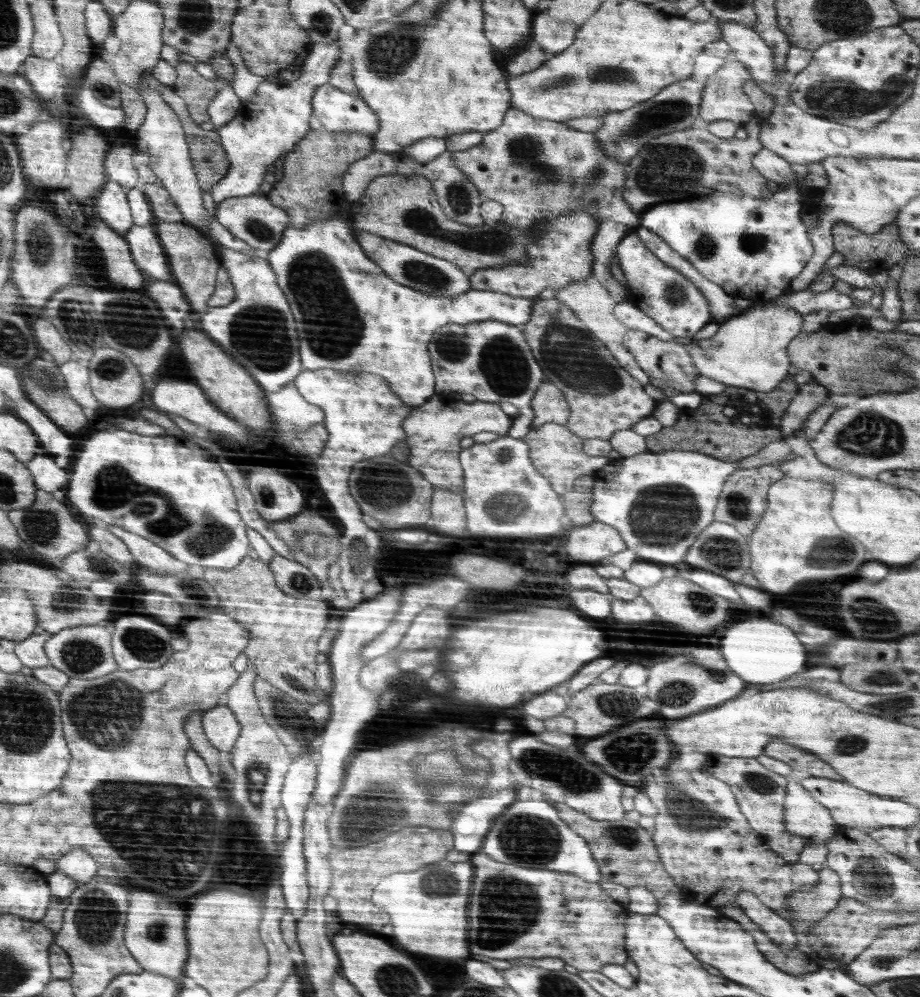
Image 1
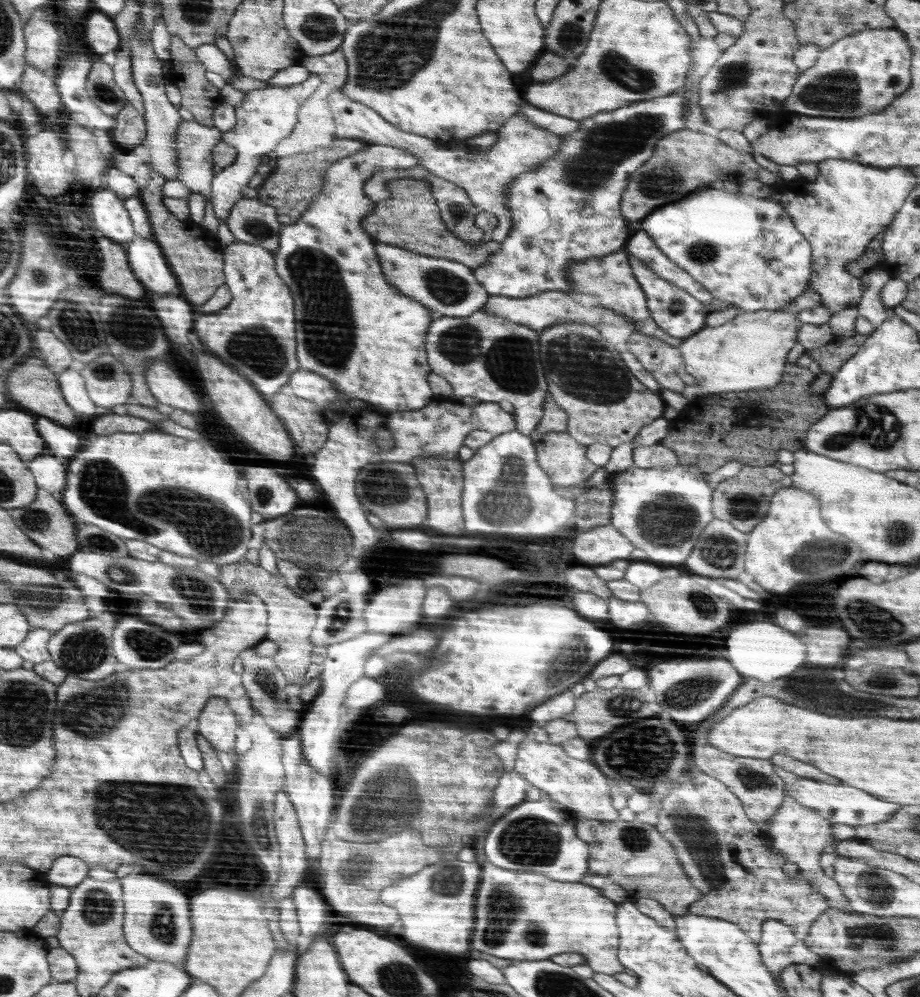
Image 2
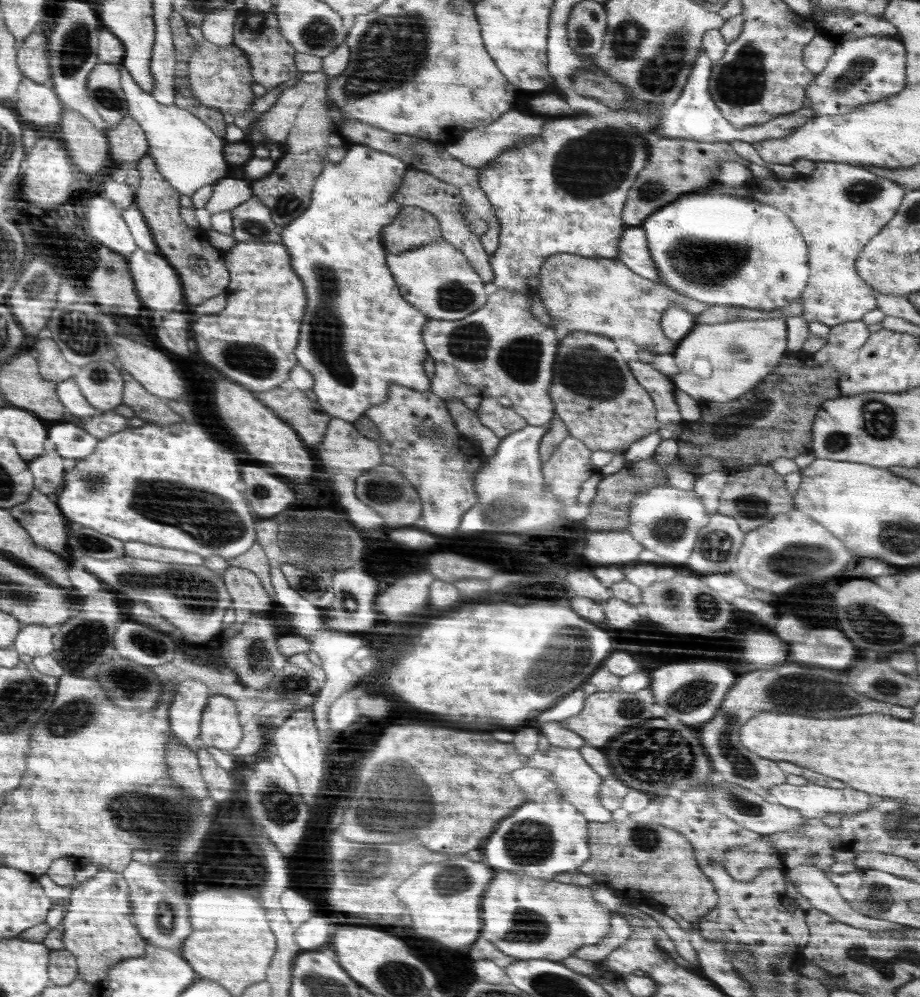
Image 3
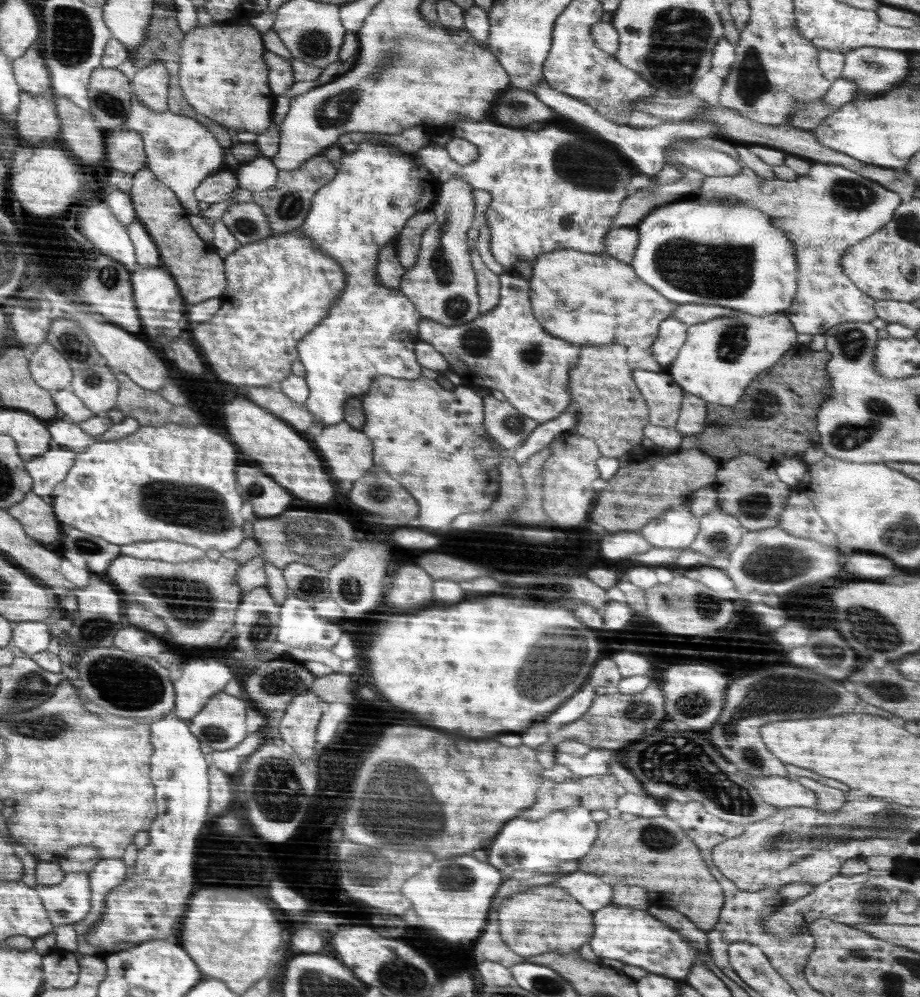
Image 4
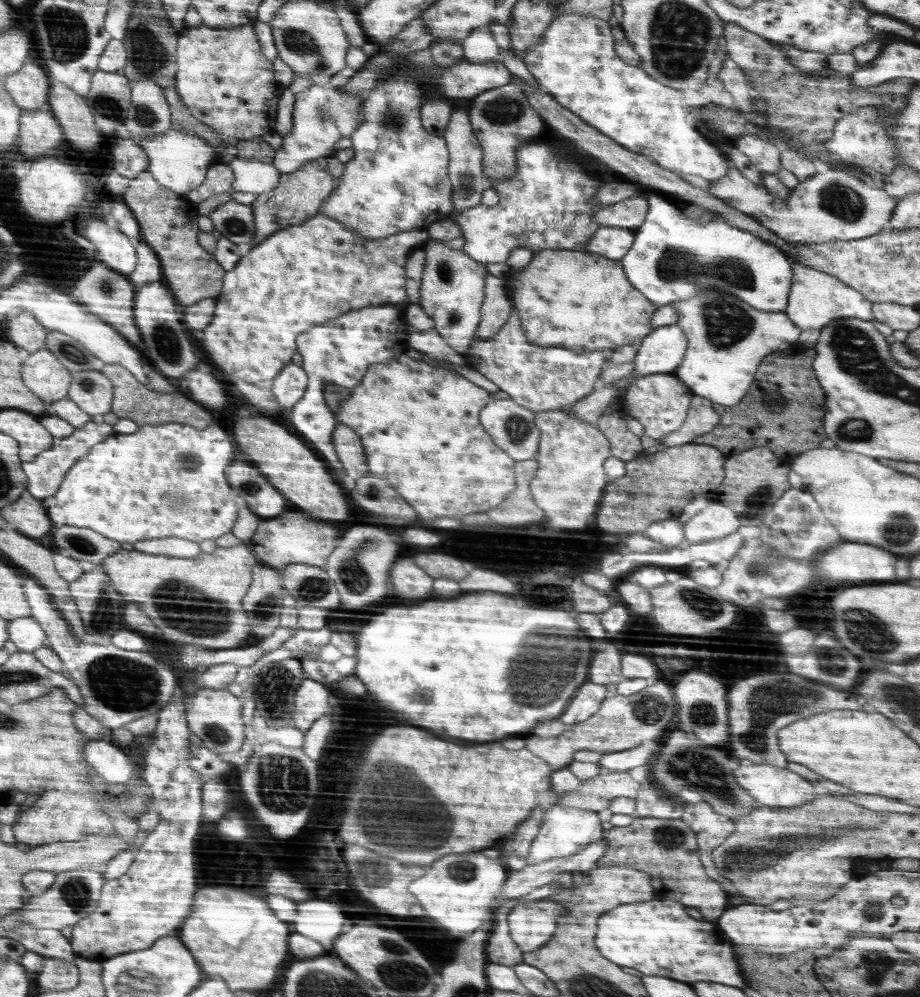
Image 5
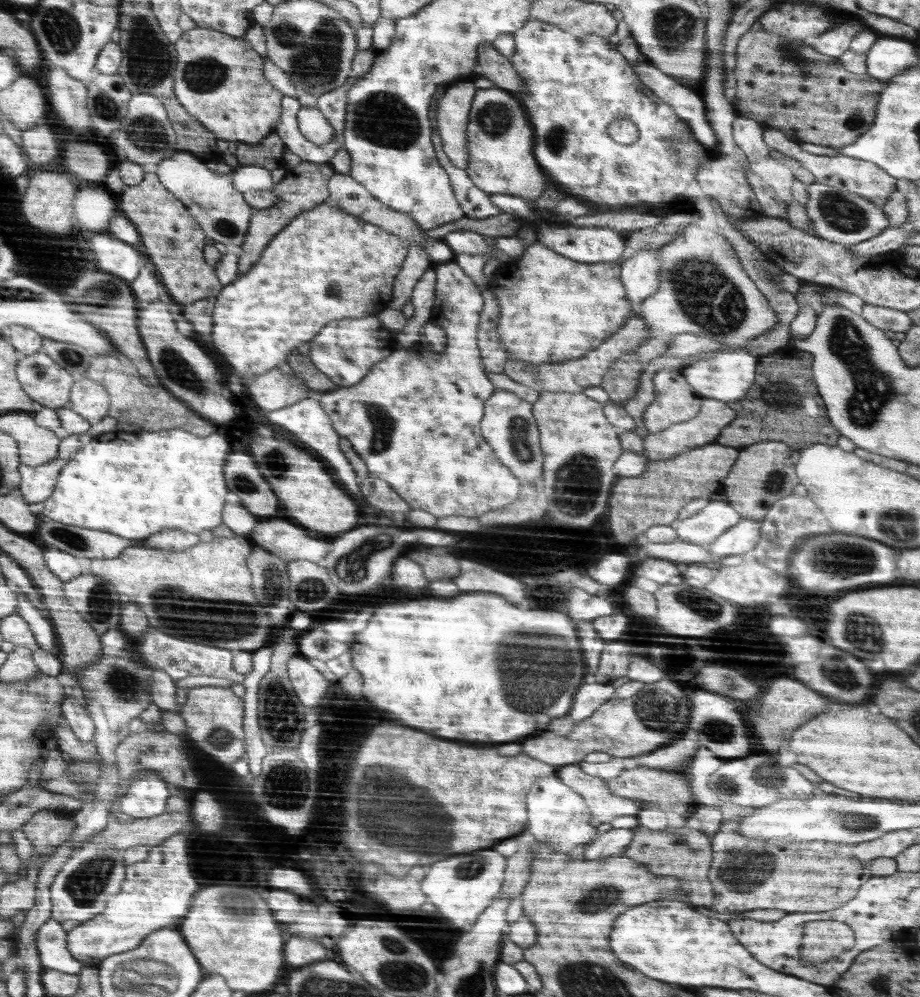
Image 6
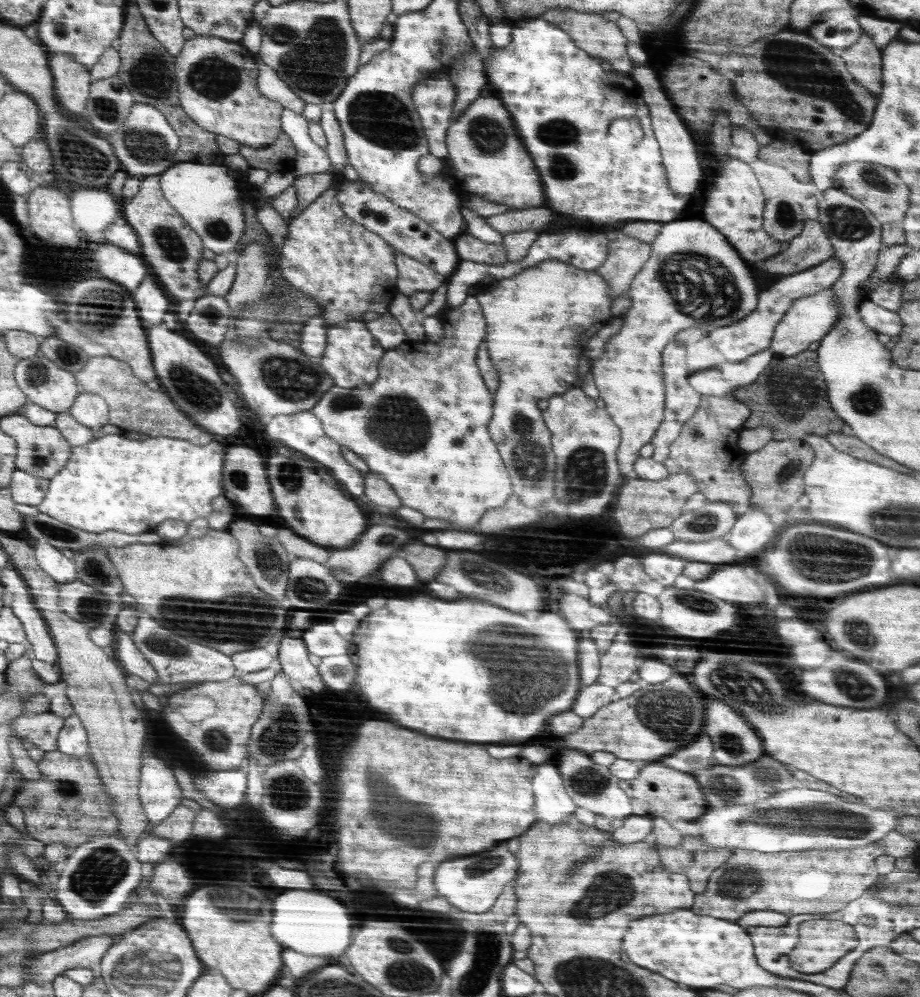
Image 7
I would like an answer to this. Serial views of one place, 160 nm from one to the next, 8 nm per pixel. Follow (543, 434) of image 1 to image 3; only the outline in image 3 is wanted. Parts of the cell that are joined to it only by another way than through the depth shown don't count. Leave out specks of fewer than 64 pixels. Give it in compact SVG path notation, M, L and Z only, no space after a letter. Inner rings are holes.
M573 436L566 437L543 462L542 476L544 484L548 485L550 494L558 496L559 502L572 506L577 502L578 494L581 492L581 486L592 476L598 474L599 469L591 461L593 453L581 440Z

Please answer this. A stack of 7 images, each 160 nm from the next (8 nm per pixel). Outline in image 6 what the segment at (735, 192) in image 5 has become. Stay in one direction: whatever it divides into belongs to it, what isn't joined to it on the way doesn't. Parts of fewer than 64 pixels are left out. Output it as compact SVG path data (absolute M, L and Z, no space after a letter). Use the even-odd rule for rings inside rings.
M814 181L808 187L808 200L805 211L813 234L830 242L849 247L859 242L877 237L889 225L885 210L859 194L837 189Z

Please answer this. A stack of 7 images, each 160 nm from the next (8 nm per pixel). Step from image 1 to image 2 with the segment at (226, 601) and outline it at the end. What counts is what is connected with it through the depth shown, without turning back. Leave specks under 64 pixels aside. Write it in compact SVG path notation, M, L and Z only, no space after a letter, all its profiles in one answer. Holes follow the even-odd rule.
M242 560L219 567L220 574L217 579L229 591L230 598L238 600L238 598L246 598L246 594L253 594L262 598L262 602L266 602L266 606L270 606L270 634L266 634L266 640L278 642L278 652L272 656L274 664L285 676L287 684L291 684L294 680L302 680L308 666L312 664L310 654L312 654L314 646L310 644L310 632L316 622L314 604L298 598L292 590L288 590L283 577L270 574L270 571L259 564Z

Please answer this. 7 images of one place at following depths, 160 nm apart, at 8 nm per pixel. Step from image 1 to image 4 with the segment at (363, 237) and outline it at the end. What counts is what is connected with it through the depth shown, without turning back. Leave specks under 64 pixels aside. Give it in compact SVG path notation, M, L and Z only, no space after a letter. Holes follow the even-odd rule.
M460 178L441 183L441 194L432 210L436 220L425 230L420 256L406 270L399 286L423 316L444 326L466 324L481 313L477 278L471 263L470 247L466 243L470 240L467 230L475 217L474 190L471 184L461 182Z

